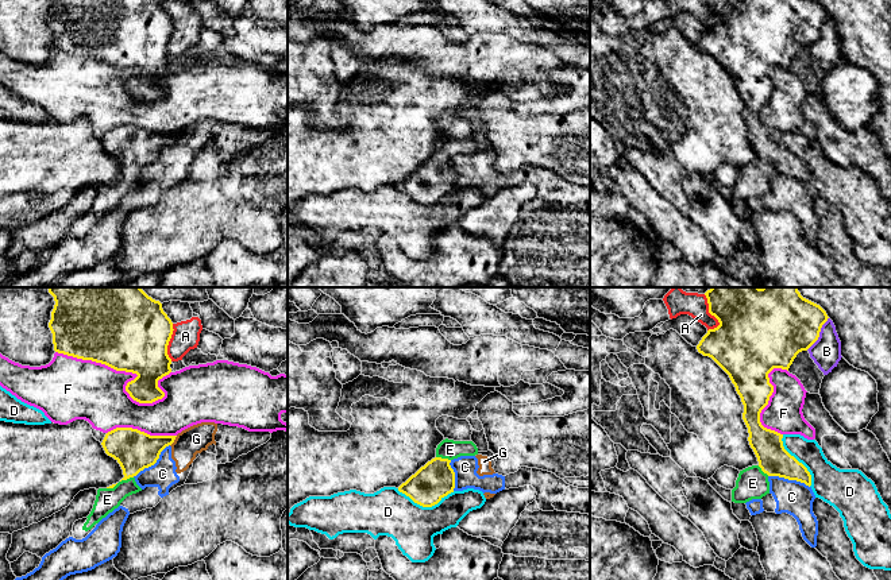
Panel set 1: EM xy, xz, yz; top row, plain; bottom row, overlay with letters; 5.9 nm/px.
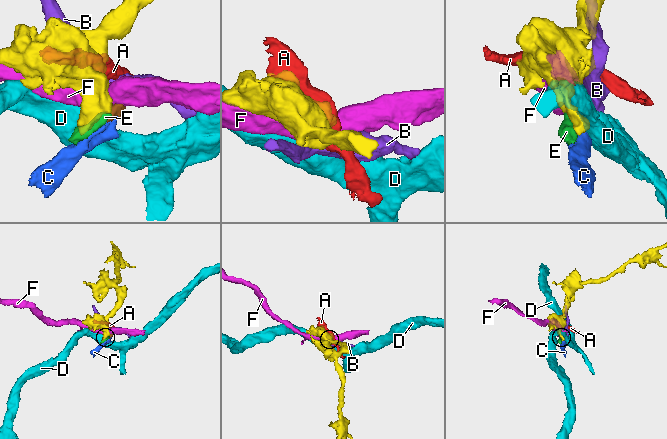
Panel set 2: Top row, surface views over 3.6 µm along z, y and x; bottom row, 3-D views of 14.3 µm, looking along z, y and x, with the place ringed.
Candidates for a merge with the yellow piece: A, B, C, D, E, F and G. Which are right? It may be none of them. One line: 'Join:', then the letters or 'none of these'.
Join: E

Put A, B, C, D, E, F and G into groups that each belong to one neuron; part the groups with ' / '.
A / B / C G / D / E / F

